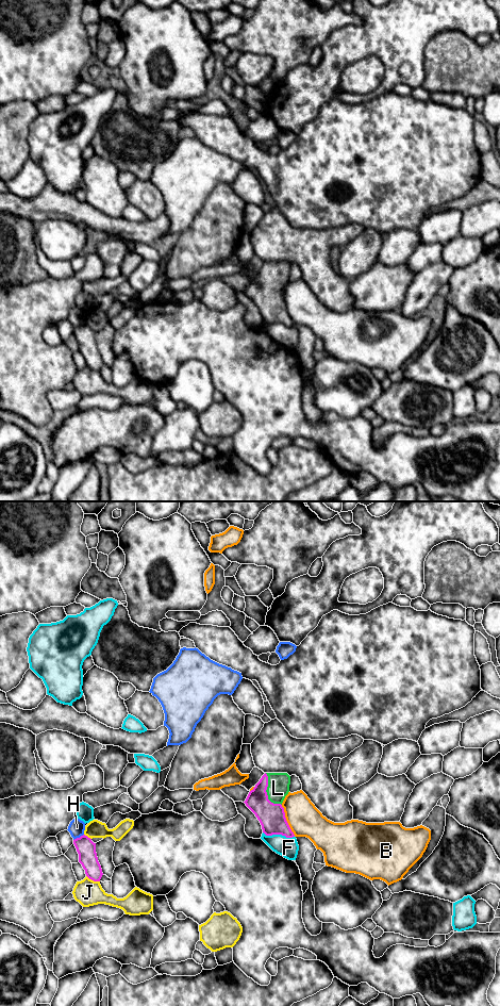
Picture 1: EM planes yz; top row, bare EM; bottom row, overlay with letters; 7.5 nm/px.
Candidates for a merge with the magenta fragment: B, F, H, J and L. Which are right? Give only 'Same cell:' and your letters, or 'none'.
Same cell: L

